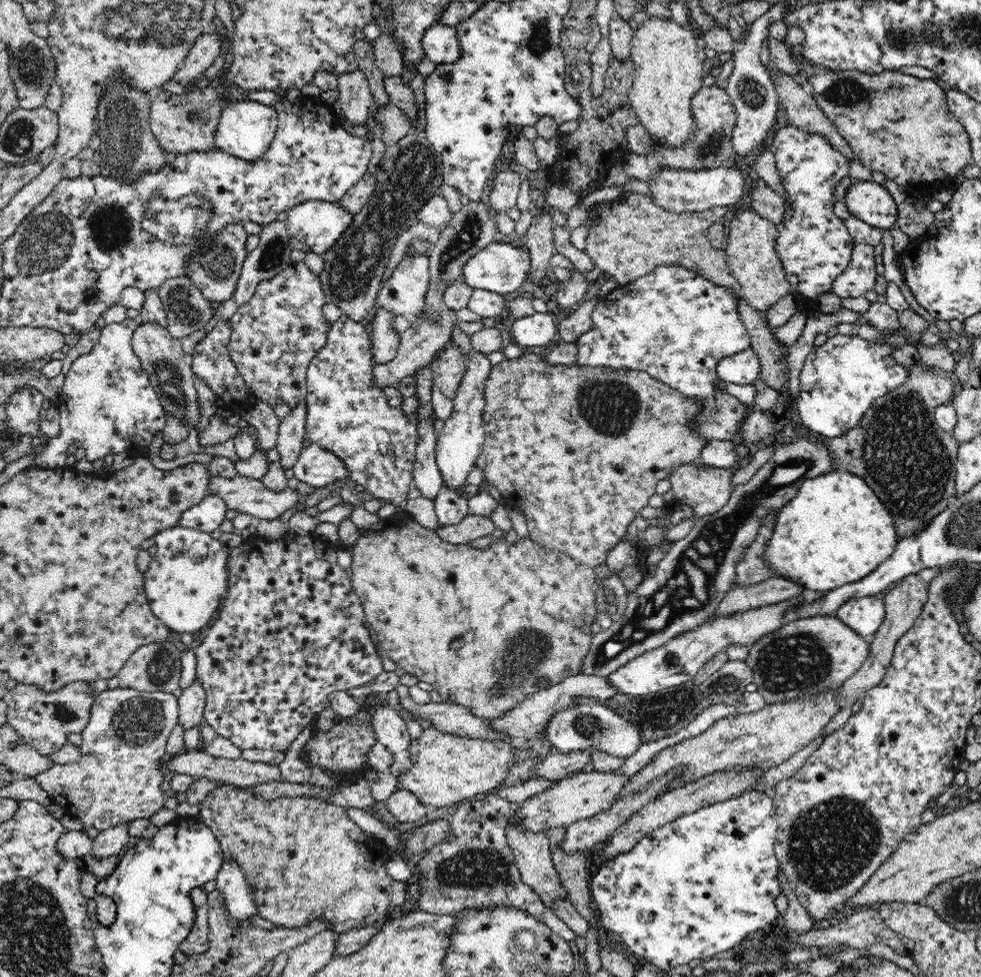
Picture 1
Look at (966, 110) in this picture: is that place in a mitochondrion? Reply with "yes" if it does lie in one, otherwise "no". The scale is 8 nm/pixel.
no

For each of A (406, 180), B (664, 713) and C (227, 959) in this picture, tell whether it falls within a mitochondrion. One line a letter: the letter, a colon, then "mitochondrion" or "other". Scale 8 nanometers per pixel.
A: mitochondrion
B: mitochondrion
C: other

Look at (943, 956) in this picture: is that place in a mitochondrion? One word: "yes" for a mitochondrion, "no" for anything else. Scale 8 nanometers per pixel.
no

